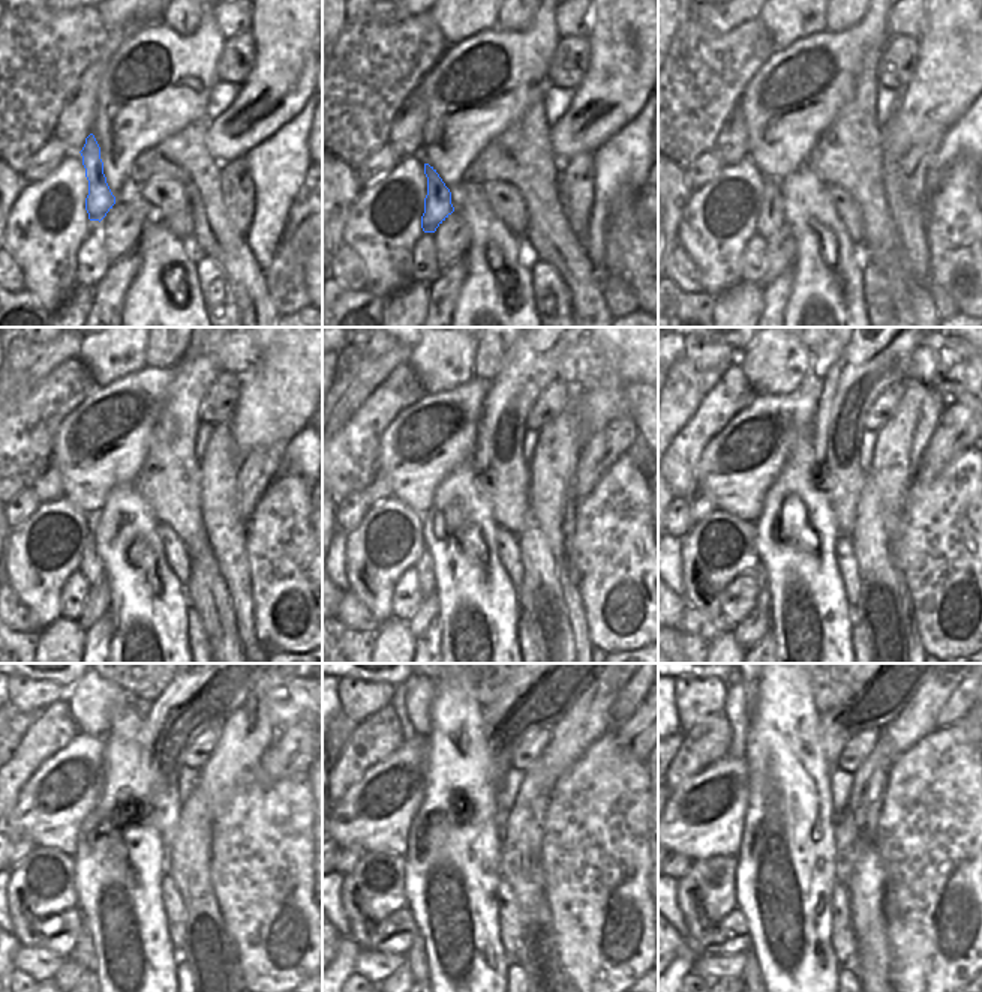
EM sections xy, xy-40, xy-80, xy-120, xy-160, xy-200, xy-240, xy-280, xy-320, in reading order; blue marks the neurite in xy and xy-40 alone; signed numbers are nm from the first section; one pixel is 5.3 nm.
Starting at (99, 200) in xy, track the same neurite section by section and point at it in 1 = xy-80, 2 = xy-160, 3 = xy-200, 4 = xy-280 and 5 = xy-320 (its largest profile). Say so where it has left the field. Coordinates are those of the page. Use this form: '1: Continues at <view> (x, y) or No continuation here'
1: Continues at xy-80 (771, 216)
2: Continues at xy-160 (425, 568)
3: Continues at xy-200 (762, 604)
4: Continues at xy-280 (416, 959)
5: Continues at xy-320 (751, 964).

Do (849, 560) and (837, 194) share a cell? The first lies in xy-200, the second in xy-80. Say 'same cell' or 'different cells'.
same cell

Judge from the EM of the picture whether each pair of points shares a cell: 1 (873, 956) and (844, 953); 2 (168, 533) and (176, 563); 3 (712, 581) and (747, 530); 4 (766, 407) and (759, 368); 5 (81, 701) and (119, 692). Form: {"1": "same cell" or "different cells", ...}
{"1": "different cells", "2": "same cell", "3": "same cell", "4": "different cells", "5": "same cell"}

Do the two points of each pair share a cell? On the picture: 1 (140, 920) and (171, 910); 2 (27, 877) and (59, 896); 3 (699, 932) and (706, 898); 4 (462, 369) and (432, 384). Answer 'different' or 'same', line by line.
1: different
2: same
3: same
4: same

